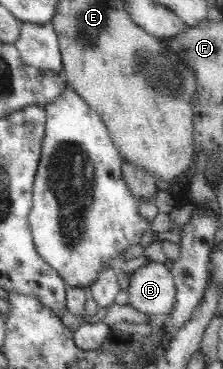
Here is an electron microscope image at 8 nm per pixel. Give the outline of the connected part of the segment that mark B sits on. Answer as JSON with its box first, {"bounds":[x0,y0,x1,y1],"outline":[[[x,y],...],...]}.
{"bounds":[127,261,176,315],"outline":[[[149,261],[130,274],[127,302],[143,315],[169,315],[176,299],[174,276],[165,263]]]}

